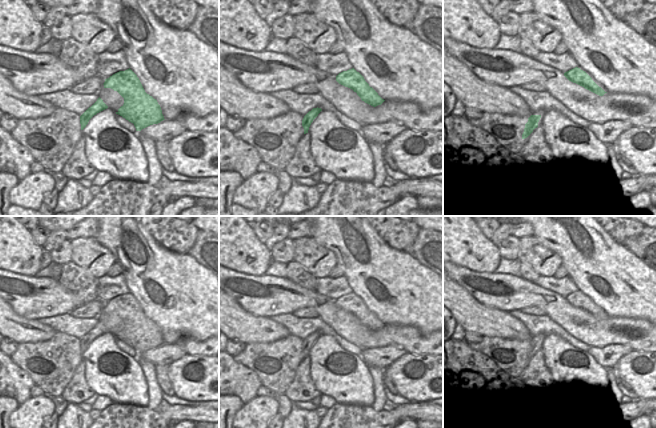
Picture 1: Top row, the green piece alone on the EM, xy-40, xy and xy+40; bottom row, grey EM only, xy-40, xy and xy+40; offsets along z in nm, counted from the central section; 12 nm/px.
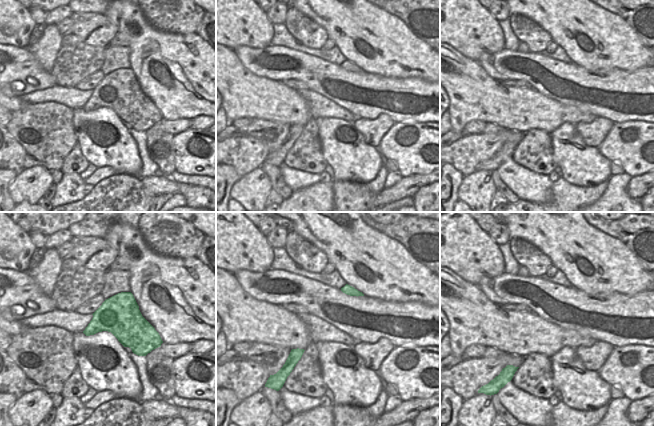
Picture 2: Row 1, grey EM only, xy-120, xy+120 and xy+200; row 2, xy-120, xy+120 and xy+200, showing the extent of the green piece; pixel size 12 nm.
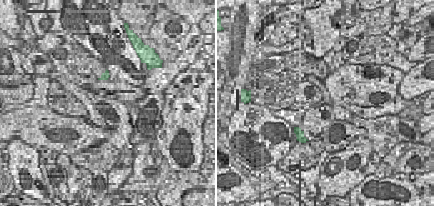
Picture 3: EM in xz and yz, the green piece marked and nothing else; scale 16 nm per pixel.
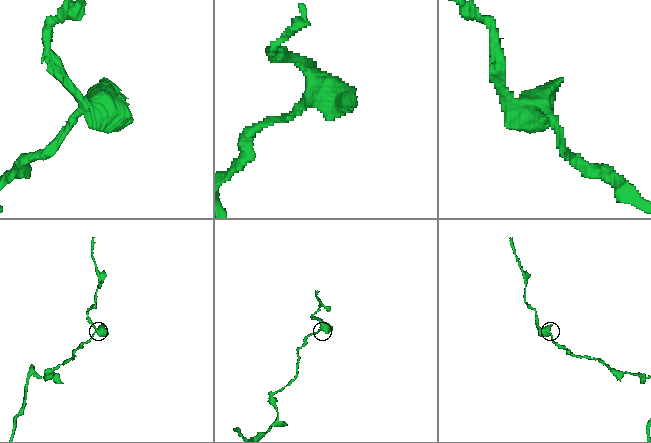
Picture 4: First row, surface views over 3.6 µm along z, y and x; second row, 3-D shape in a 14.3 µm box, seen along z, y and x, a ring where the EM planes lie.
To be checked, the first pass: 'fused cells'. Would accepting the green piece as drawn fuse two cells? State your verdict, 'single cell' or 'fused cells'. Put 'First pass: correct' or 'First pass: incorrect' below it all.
single cell
First pass: incorrect

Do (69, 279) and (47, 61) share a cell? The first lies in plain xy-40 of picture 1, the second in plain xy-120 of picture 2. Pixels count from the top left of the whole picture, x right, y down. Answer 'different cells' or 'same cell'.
different cells

